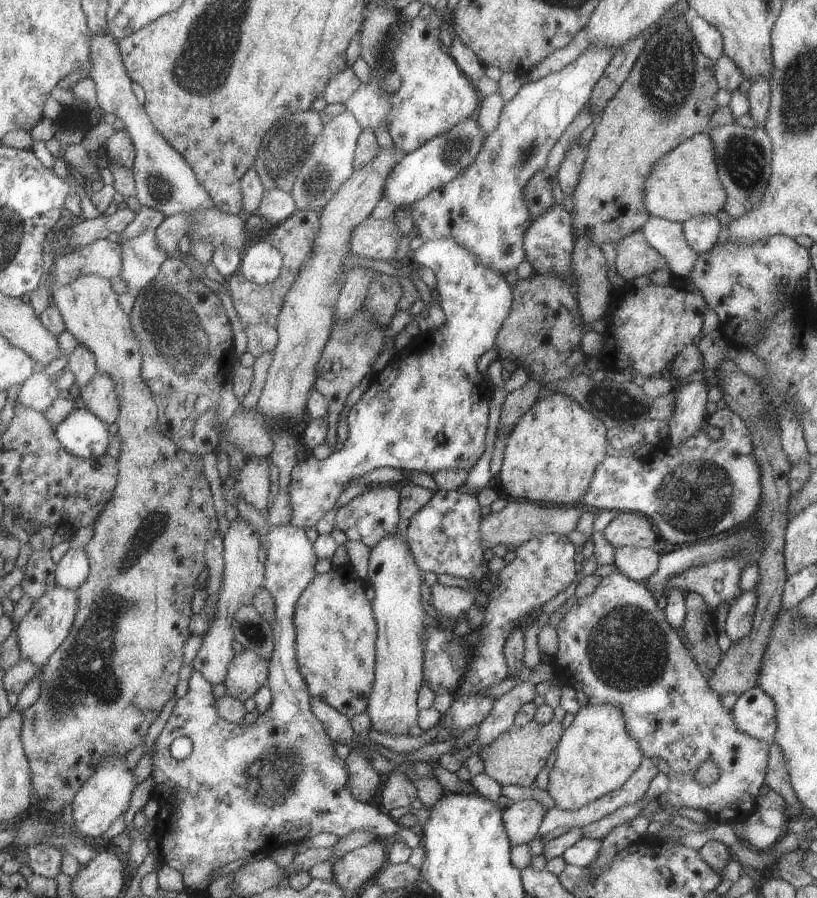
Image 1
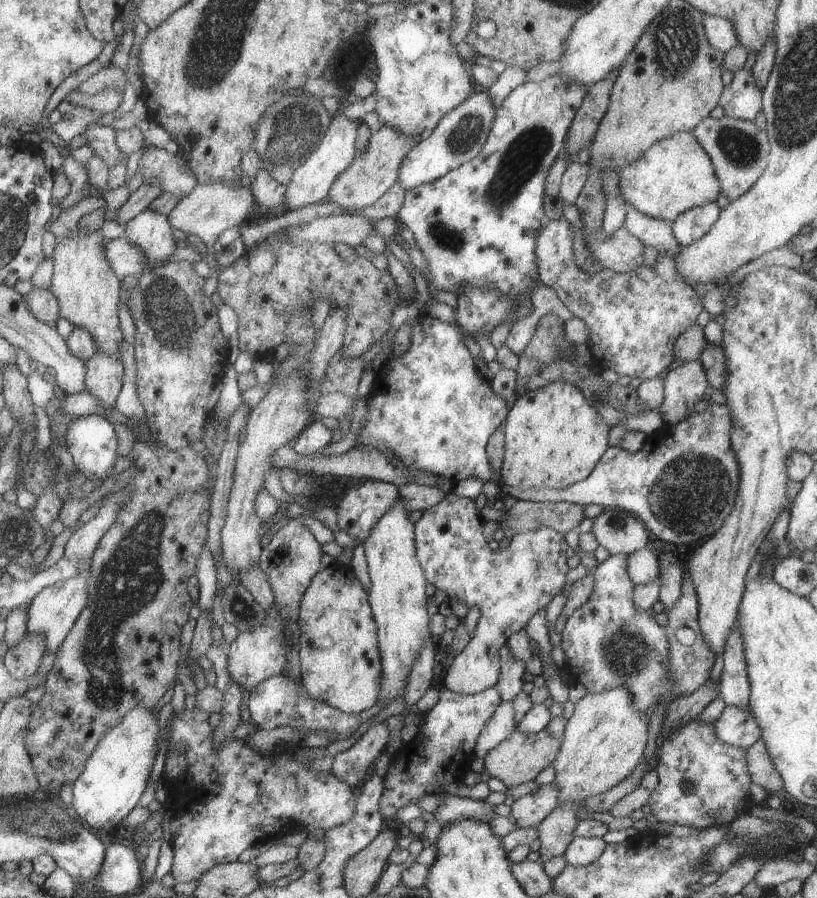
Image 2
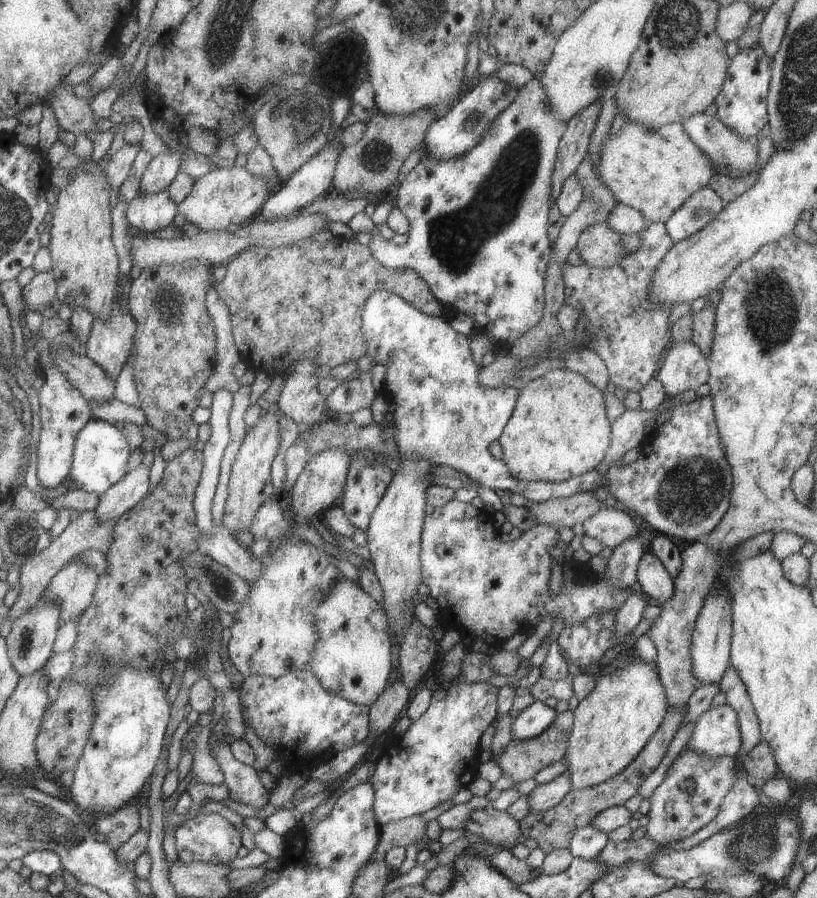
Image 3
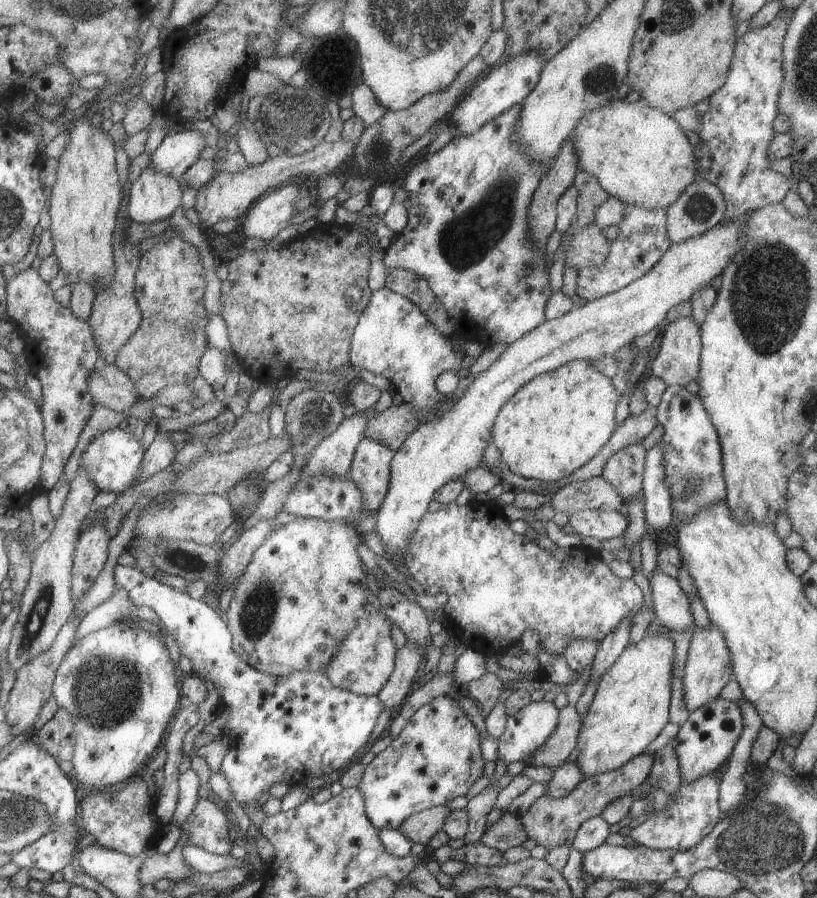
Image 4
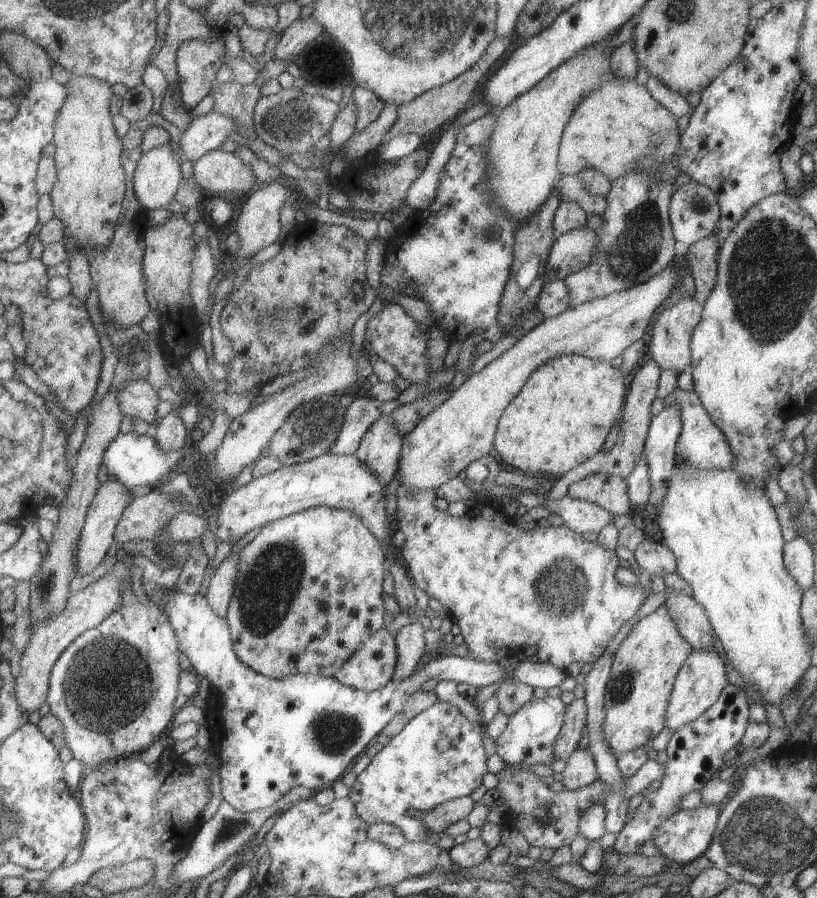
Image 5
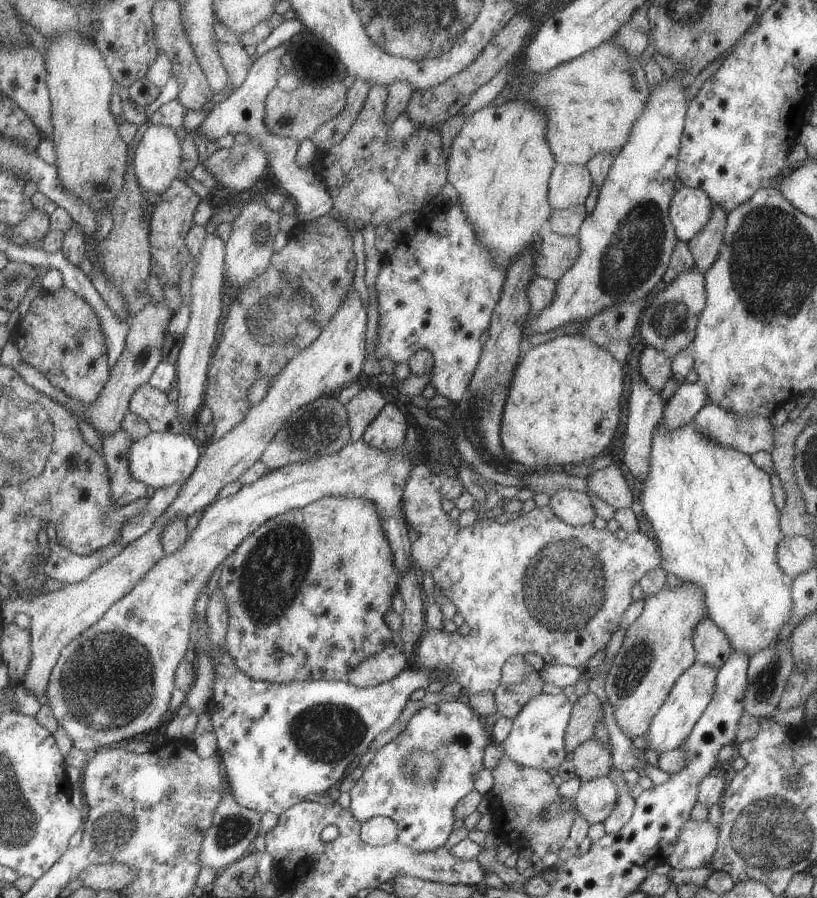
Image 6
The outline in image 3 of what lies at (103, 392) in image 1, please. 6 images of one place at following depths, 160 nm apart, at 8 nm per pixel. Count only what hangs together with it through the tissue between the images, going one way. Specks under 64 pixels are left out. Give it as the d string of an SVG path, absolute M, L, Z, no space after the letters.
M115 306L106 321L95 317L85 354L116 380L127 364L137 328L138 323L128 310Z

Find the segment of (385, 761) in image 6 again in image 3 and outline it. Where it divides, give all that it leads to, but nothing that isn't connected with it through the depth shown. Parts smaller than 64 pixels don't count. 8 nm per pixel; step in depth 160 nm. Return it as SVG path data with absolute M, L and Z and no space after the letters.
M483 679L480 683L451 684L433 692L428 709L418 720L411 721L407 733L398 738L396 746L388 746L386 754L376 764L376 770L369 781L375 788L375 814L380 826L390 821L399 821L413 815L420 815L444 801L449 801L461 788L468 789L478 774L480 766L480 737L497 718L498 687Z

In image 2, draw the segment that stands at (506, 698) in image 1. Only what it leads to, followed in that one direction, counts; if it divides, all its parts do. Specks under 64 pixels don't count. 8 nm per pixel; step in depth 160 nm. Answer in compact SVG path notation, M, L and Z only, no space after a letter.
M501 701L496 707L490 720L482 729L476 744L474 745L474 756L484 756L488 754L492 747L501 743L511 732L517 728L518 723L514 718L515 712L511 701Z

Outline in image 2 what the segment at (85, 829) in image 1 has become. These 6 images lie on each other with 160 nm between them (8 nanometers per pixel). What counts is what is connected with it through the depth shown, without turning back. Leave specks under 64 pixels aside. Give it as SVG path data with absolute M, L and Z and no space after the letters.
M142 705L135 706L119 725L109 731L99 742L84 772L72 784L73 801L71 811L93 832L109 832L118 835L116 826L136 808L142 792L148 786L148 776L157 754L158 718Z

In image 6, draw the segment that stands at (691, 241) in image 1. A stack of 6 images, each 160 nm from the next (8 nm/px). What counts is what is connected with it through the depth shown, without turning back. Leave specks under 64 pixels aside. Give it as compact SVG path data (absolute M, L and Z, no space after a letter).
M683 187L672 196L669 218L678 241L688 243L699 234L712 215L714 205L704 190Z

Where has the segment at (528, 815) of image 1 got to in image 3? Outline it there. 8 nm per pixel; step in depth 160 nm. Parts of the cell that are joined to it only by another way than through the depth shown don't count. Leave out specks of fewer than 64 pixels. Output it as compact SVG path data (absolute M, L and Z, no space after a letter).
M567 770L550 782L537 784L527 798L530 813L540 814L550 810L571 790L571 780Z

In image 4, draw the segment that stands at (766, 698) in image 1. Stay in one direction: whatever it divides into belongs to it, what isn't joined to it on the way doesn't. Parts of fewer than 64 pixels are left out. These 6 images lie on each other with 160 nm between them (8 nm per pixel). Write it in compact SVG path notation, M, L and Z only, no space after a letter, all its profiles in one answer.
M721 696L690 712L690 716L680 725L678 735L674 739L681 778L693 781L720 768L732 754L742 731L743 718L740 707Z

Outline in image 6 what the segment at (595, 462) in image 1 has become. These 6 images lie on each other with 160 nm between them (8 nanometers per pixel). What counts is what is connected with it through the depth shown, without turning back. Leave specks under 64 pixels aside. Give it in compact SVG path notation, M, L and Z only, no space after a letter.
M565 334L545 344L533 346L515 368L509 394L501 417L500 437L506 457L512 461L542 470L548 466L570 466L591 463L598 459L620 424L625 366L620 365L604 346L580 334Z

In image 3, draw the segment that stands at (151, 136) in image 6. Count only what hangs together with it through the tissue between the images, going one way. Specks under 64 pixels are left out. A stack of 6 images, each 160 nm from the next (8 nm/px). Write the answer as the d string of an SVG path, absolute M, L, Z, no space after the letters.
M167 190L146 194L140 192L127 204L127 219L132 230L145 232L150 237L158 230L173 224L179 206Z

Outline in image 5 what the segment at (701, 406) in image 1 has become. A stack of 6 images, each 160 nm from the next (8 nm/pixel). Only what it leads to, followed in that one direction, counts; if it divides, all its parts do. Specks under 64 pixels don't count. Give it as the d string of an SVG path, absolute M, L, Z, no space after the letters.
M693 296L685 297L671 307L662 308L656 314L652 323L652 340L648 344L648 357L661 368L669 370L678 376L690 369L690 341L694 328L700 322L704 304L699 303Z

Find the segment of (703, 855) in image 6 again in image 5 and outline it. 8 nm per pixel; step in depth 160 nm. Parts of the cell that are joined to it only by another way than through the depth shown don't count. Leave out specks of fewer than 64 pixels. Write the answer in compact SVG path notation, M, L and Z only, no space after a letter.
M702 803L693 809L681 809L676 811L671 817L662 821L655 830L654 842L660 854L666 858L683 865L702 856L710 843L717 829L717 820L721 811L721 806Z

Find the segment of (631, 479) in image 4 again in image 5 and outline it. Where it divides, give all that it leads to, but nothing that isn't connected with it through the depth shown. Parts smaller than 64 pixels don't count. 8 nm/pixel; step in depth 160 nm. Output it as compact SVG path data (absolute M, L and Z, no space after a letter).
M652 359L649 360L639 368L631 381L630 390L626 393L626 400L624 400L624 408L622 410L622 421L617 440L610 450L606 452L598 451L592 458L585 460L582 464L575 466L569 470L565 475L559 477L558 480L551 486L547 492L547 499L561 499L567 494L568 487L583 478L604 473L615 477L620 477L626 480L629 474L635 469L637 459L643 454L645 447L645 440L651 421L651 406L653 400L657 397L657 386L661 375L661 368Z

